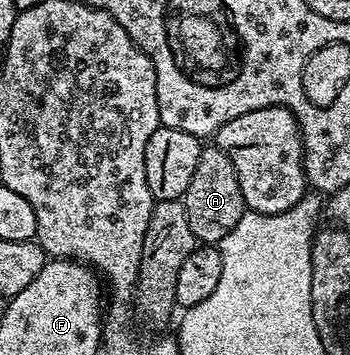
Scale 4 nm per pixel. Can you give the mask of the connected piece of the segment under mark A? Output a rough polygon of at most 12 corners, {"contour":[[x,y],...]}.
{"contour":[[222,149],[200,151],[181,201],[198,243],[218,244],[246,206]]}

